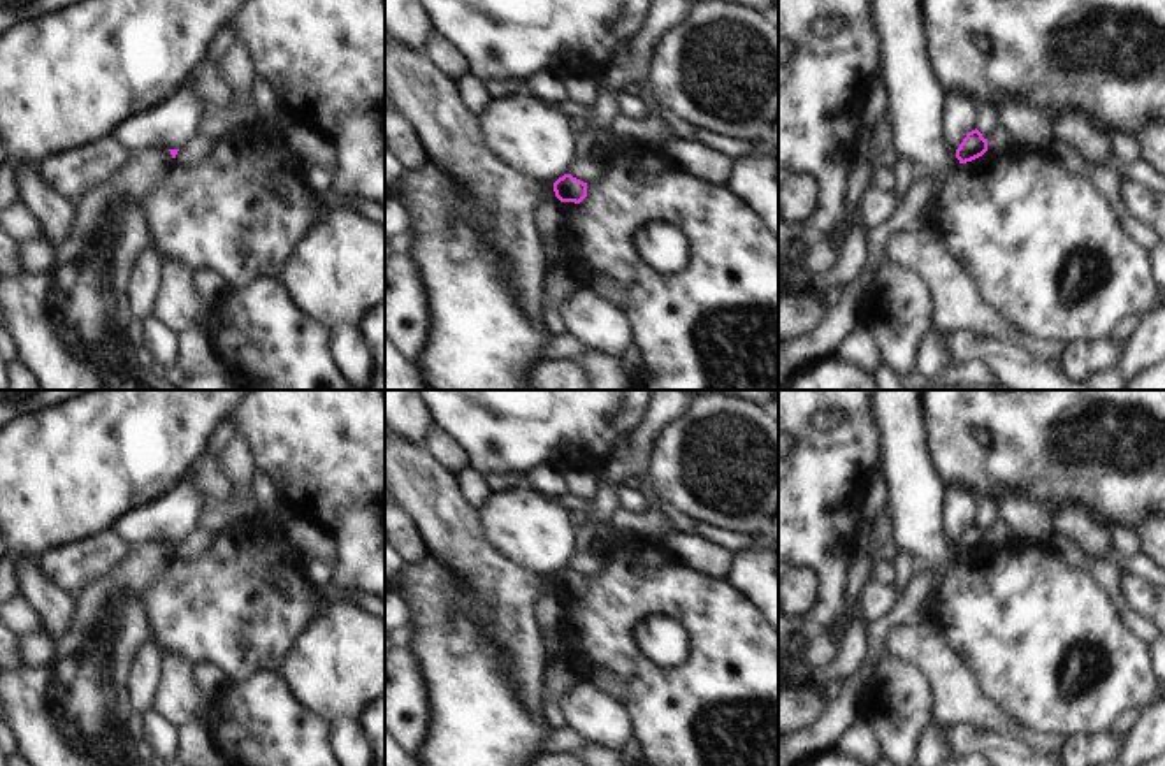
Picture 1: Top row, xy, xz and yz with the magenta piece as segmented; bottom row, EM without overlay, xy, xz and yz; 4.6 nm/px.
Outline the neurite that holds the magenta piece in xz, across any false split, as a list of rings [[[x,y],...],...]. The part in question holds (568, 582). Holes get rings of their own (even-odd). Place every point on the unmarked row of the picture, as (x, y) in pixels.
[[[564,567],[554,576],[554,585],[561,596],[580,597],[587,590],[587,576],[573,571],[571,567]]]

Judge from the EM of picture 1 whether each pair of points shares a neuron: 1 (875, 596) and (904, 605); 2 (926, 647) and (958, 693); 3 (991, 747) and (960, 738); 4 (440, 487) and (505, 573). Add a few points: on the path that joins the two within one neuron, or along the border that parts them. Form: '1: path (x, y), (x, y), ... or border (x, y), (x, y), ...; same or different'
1: border (902, 594), (886, 615), (870, 622); different
2: path (933, 657), (951, 682); same
3: path (984, 742), (967, 738); same
4: path (440, 510), (482, 556); same

